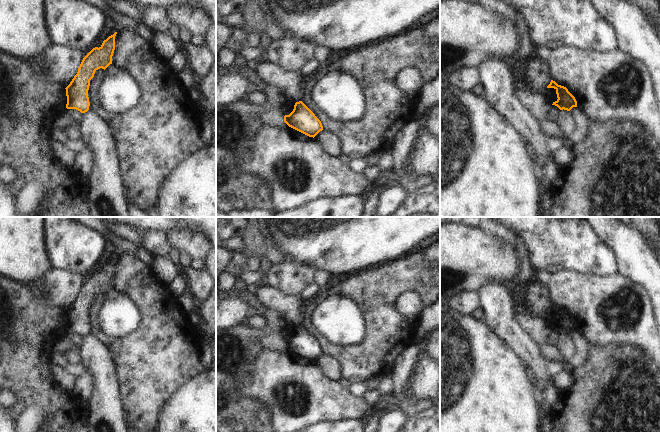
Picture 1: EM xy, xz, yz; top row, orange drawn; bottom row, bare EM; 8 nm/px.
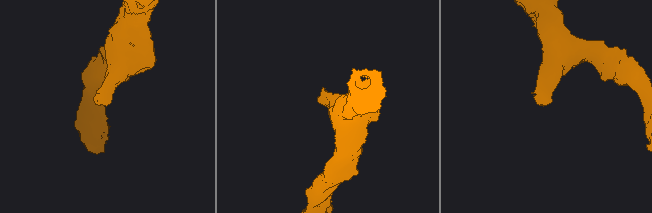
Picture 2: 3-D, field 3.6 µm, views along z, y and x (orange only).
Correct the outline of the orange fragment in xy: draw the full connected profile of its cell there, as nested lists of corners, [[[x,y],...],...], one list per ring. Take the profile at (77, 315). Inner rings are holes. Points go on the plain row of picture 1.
[[[117,256],[103,265],[98,272],[93,272],[82,284],[77,298],[70,308],[65,312],[67,320],[67,333],[76,333],[81,337],[89,334],[90,326],[88,314],[90,304],[94,301],[95,295],[106,293],[112,288],[112,280],[115,274],[115,260]]]

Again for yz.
[[[551,304],[547,312],[554,312],[557,318],[557,324],[552,329],[557,330],[560,334],[570,335],[573,331],[577,331],[575,321],[564,310],[558,309],[555,305]]]

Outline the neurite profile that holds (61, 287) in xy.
[[[52,269],[34,284],[29,285],[38,292],[45,293],[45,303],[49,308],[61,308],[66,312],[78,296],[83,284],[83,276],[71,271]]]

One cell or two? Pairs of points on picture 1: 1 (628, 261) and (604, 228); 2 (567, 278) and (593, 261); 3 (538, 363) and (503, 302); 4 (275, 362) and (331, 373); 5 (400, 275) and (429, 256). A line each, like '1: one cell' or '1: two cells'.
1: one cell
2: two cells
3: one cell
4: two cells
5: two cells

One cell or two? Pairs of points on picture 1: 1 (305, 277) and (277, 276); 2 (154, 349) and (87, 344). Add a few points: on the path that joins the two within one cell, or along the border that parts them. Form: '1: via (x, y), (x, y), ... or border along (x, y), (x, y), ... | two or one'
1: via (298, 277), (284, 276) | one
2: border along (89, 333), (104, 344), (115, 366) | two

